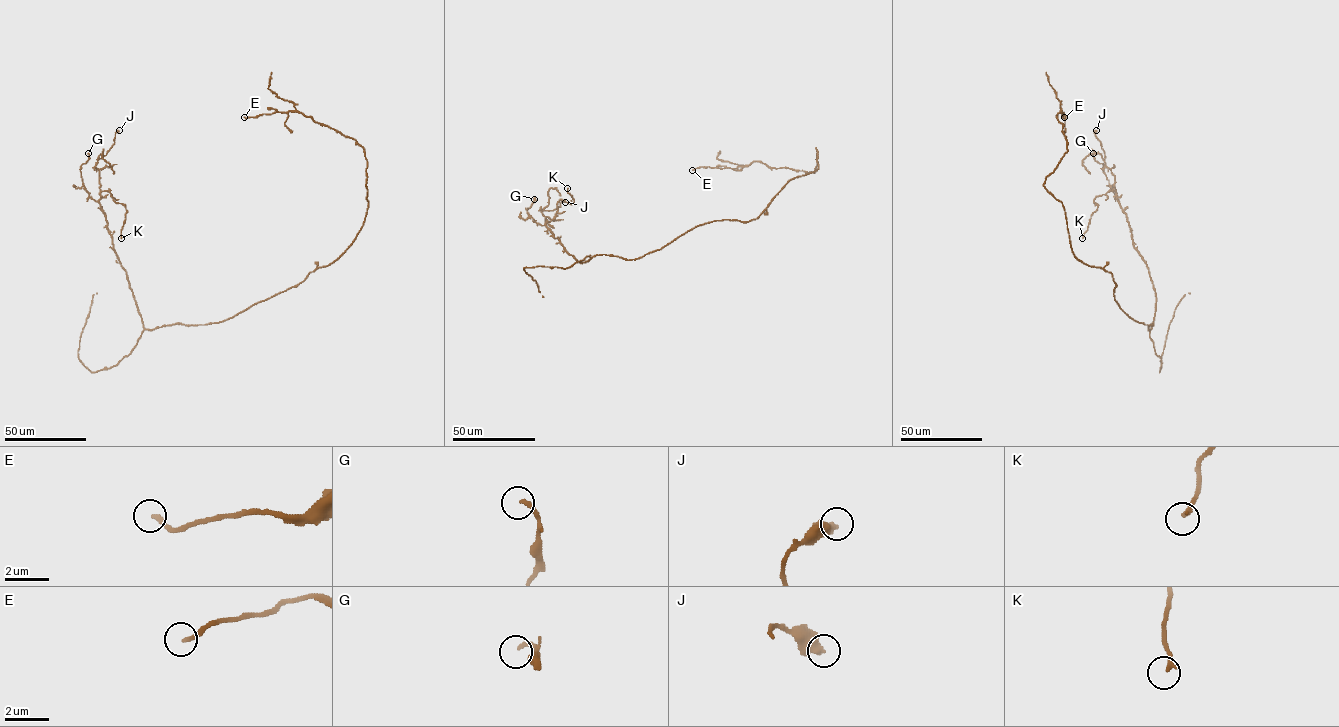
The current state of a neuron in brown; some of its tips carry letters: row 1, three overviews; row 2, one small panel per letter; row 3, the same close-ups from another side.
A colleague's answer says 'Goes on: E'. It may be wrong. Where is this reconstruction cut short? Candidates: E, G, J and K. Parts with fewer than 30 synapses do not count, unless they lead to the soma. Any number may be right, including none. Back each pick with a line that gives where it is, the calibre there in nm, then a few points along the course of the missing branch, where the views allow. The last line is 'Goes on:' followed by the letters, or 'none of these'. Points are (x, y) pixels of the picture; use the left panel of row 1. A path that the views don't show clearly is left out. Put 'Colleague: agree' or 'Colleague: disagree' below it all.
E: (244, 117) | 180 nm | (244, 117), (229, 118), (212, 144)
Goes on: E
Colleague: agree

